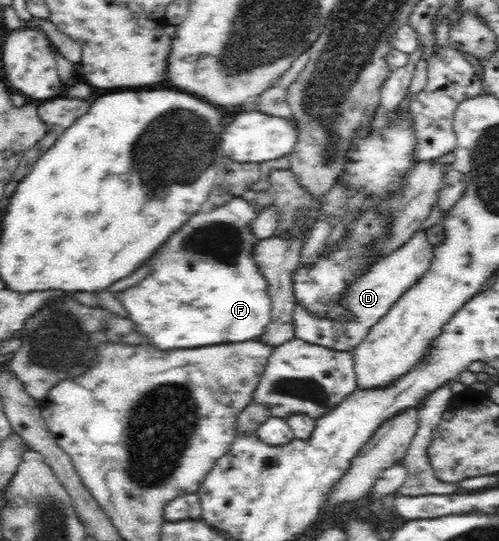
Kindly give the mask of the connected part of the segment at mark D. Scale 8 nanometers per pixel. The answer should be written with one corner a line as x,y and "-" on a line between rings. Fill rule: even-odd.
417,231
402,247
392,251
371,265
371,268
357,280
354,280
347,289
347,292
341,297
339,303
349,311
349,318
328,318
328,316
314,316
308,312
304,306
295,304
293,313
294,335
296,338
306,341
312,345
321,345
336,351
352,351
368,335
370,329
376,322
386,315
386,312
399,300
399,297
407,292
418,280
419,277
429,268
433,258
433,245
428,242
426,232

